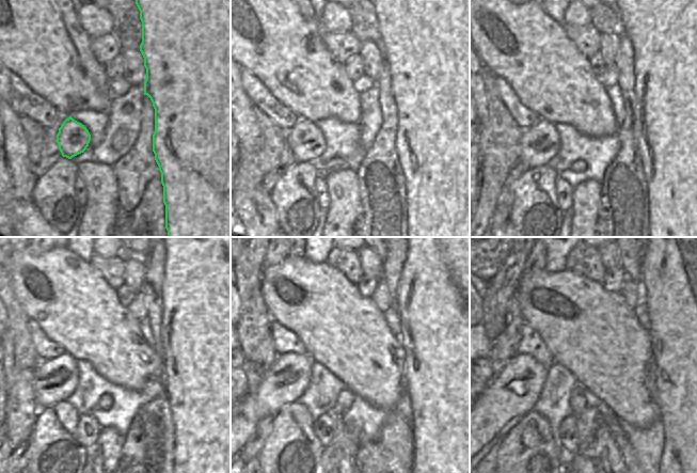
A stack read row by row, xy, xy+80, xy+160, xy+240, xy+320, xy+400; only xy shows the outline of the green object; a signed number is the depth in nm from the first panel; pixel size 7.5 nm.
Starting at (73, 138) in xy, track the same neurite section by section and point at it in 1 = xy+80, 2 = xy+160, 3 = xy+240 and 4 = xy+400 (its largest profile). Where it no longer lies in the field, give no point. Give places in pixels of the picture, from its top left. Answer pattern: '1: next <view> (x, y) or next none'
1: next xy+80 (305, 140)
2: next xy+160 (539, 143)
3: next xy+240 (56, 380)
4: next xy+400 (513, 392)

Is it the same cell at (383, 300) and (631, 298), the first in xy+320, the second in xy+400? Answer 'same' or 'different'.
same

